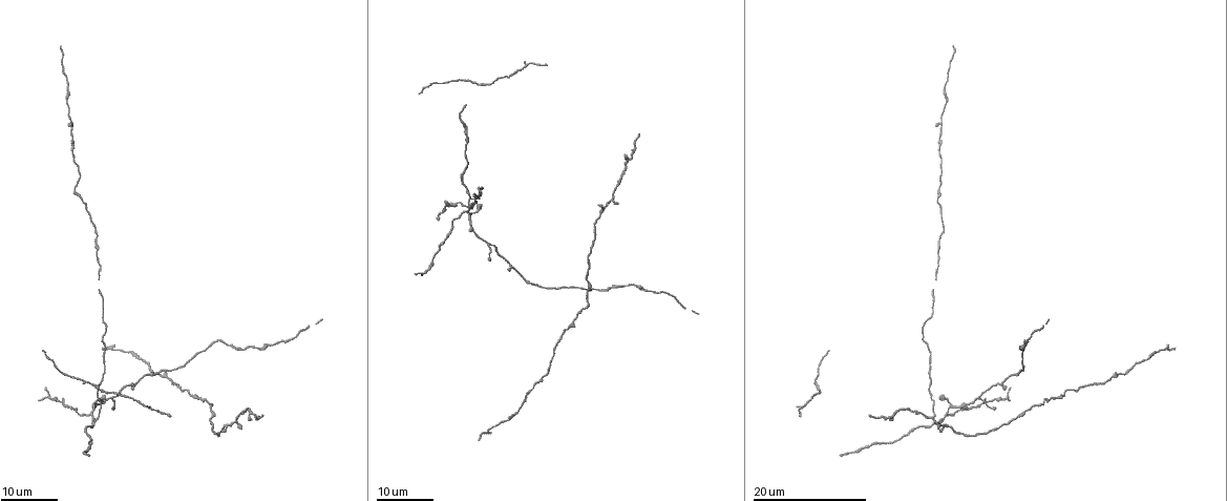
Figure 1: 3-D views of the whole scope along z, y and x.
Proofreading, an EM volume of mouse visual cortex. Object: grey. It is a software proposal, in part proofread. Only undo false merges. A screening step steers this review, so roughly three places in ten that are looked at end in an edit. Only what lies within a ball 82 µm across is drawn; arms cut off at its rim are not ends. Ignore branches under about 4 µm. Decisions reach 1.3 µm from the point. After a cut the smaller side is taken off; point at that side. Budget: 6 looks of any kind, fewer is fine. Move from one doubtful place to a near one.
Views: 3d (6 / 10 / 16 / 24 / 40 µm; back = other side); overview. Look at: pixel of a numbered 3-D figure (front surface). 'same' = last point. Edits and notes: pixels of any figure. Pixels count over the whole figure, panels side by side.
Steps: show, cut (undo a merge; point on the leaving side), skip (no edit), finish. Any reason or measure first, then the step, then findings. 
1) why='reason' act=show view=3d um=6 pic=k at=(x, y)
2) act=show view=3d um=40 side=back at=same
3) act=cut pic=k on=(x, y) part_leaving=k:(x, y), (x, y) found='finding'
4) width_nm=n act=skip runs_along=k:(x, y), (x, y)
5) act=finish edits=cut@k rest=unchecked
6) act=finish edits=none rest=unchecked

why='calibre changes' act=show view=3d um=24 pic=1 at=(51, 397)

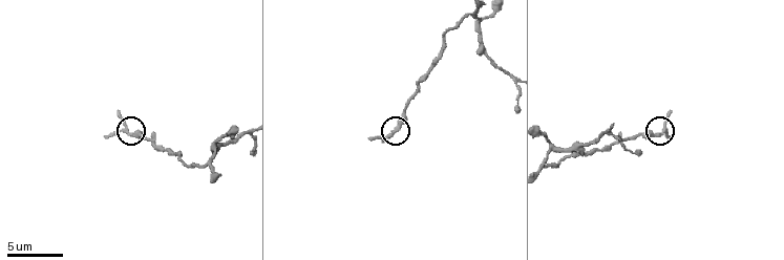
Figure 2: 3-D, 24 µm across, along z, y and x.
act=show view=3d um=6 pic=2 at=(663, 131)

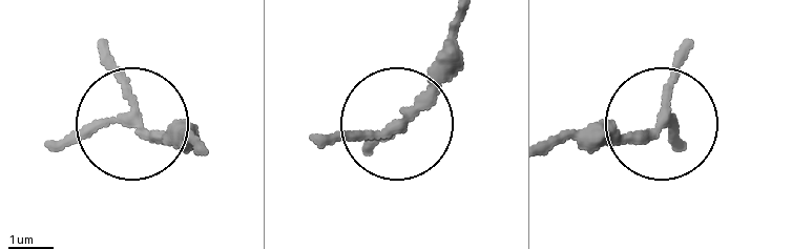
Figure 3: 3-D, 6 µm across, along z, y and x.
act=show view=3d um=6 side=back pic=3 at=(134, 123)

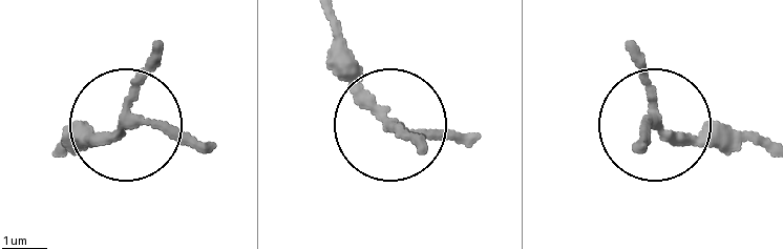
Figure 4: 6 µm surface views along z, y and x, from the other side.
act=skip runs_along=4:(62, 150), (119, 128) found='one neuron here'

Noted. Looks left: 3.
why='arms part here' act=show view=3d um=10 pic=2 at=(204, 164)

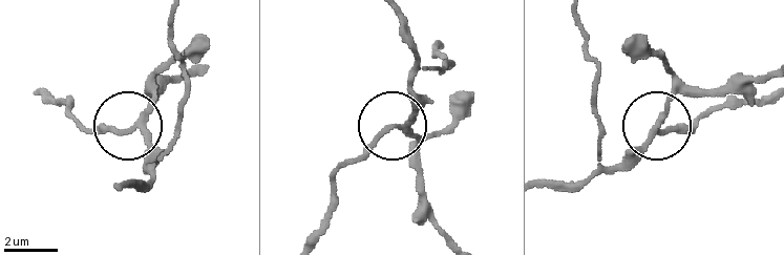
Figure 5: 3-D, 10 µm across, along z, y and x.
width_nm=190 act=skip runs_along=5:(410, 82), (404, 121), (332, 179) found='one neuron here'

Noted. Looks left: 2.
act=finish edits=none rest=unchecked

